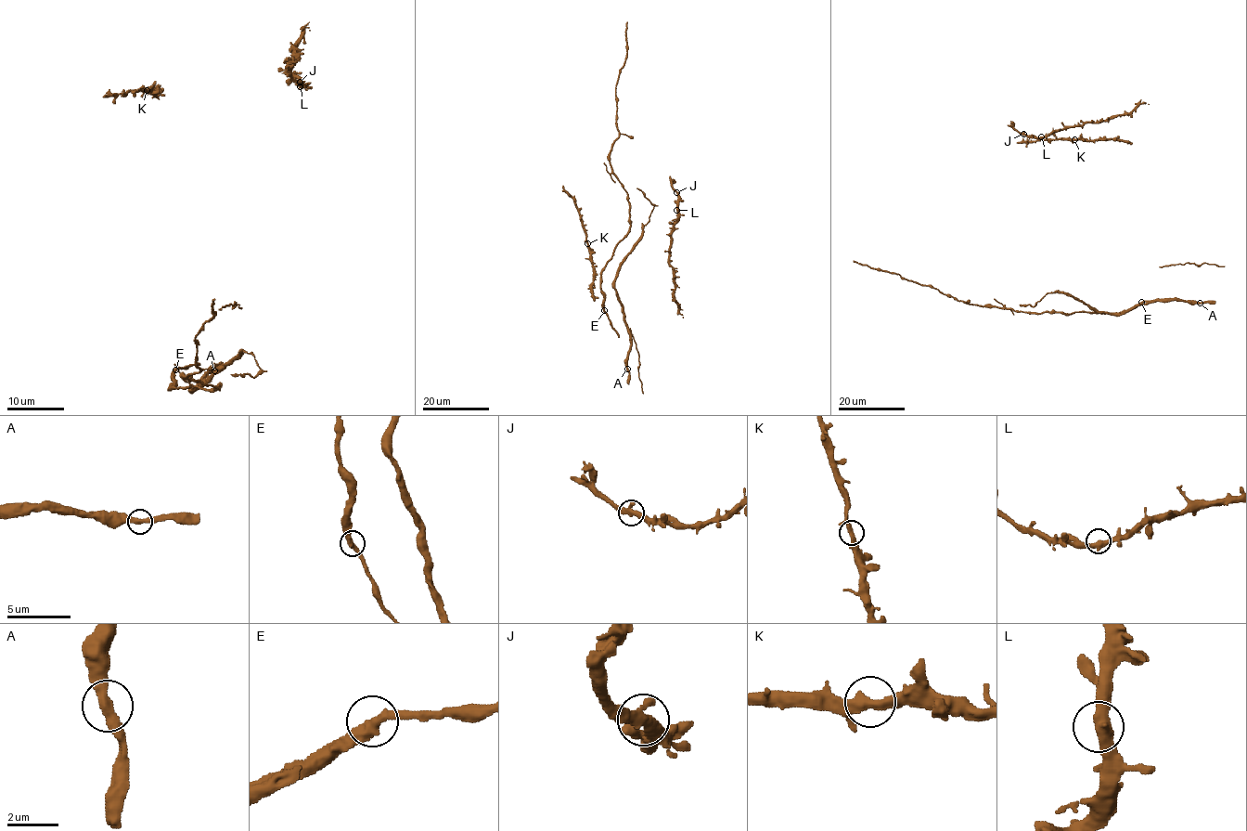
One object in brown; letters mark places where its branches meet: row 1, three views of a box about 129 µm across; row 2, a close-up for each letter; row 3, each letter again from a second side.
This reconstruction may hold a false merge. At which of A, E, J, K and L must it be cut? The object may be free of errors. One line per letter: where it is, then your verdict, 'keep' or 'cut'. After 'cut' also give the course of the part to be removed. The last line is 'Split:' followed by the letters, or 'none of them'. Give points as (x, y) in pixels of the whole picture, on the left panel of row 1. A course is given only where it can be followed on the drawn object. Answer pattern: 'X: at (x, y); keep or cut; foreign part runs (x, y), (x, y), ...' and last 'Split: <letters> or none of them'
A: at (214, 370); keep
E: at (175, 370); keep
J: at (300, 82); keep
K: at (147, 90); keep
L: at (300, 86); keep
Split: none of them

